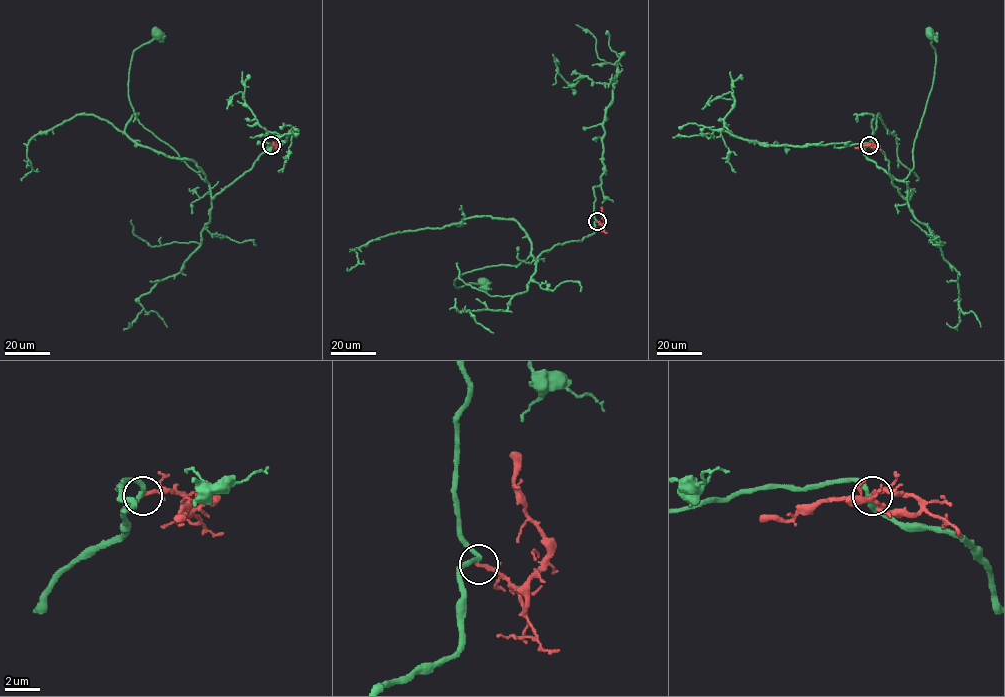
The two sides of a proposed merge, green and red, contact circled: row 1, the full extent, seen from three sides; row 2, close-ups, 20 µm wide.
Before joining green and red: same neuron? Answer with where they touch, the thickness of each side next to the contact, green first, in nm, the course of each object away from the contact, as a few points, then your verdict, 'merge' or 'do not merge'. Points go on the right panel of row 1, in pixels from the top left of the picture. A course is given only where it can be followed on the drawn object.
(869, 145) | 280/220 nm | green via (869, 145), (881, 151), (891, 183), (907, 197), (903, 180), (913, 168), (914, 140), (934, 75), (930, 33) | red via (869, 145), (876, 146), (855, 147) | do not merge

